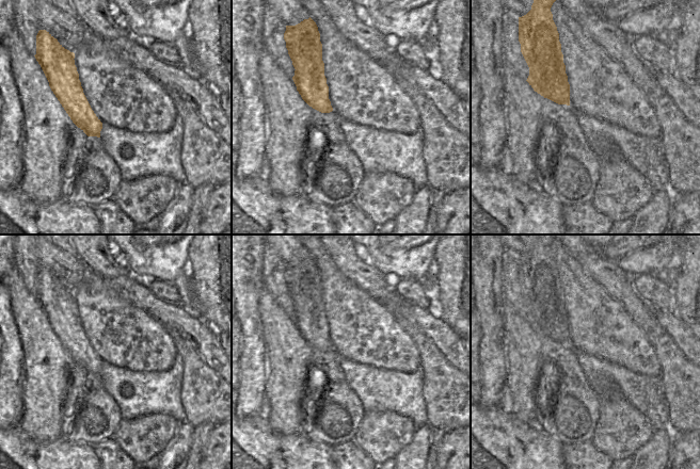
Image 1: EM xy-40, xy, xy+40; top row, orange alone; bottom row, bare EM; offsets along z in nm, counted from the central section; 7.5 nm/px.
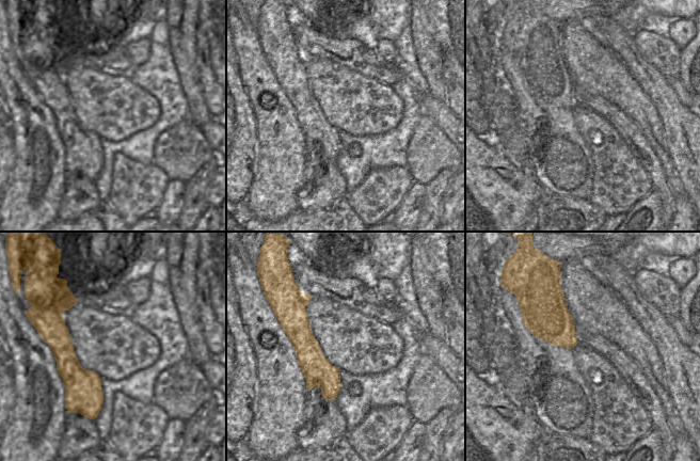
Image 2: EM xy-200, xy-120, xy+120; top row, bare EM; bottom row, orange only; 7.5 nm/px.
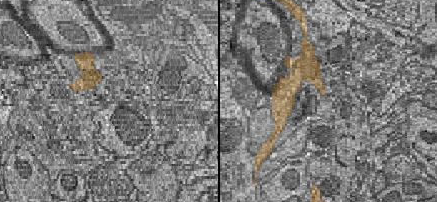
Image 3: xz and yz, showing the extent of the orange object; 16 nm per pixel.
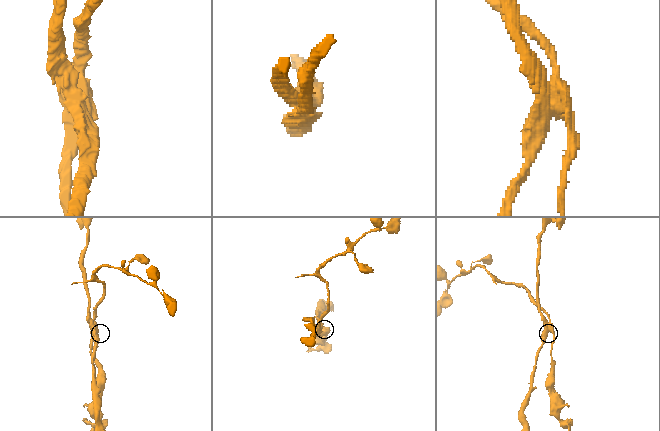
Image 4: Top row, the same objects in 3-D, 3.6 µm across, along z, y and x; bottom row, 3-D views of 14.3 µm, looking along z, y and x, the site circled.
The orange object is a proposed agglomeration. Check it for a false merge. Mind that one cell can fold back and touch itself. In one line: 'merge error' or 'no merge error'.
merge error

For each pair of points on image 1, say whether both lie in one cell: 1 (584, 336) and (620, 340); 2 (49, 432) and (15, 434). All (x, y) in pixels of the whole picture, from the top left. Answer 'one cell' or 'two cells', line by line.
1: one cell
2: two cells

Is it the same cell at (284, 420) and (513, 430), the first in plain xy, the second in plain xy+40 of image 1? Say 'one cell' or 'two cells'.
two cells

